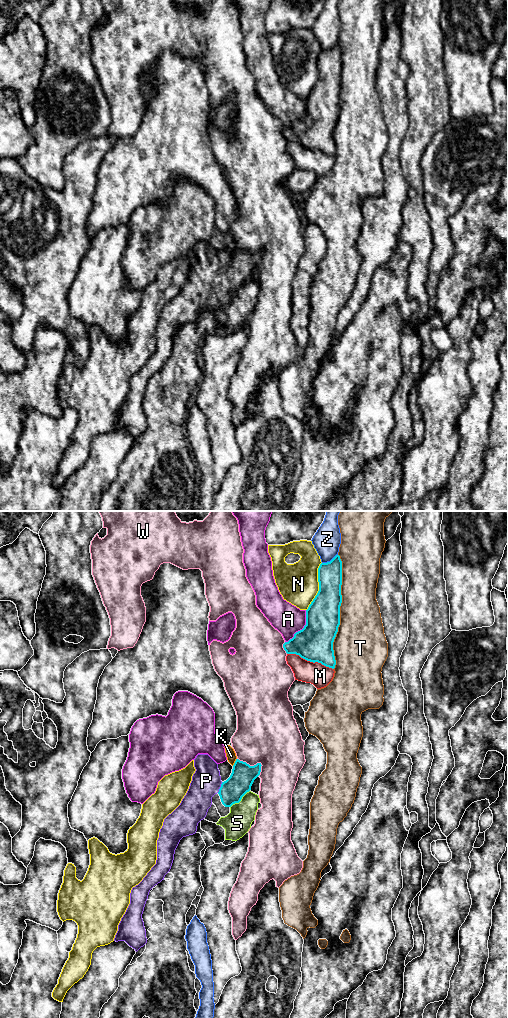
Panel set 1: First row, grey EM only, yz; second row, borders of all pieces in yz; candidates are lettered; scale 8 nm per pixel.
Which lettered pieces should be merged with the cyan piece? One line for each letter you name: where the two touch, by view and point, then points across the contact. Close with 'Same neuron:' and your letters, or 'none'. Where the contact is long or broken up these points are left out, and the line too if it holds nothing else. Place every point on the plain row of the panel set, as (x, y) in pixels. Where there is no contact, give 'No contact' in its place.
P: Touches cyan at yz (220, 275). Path across: yz (232, 278), (220, 275), (206, 269)
Same neuron: P

